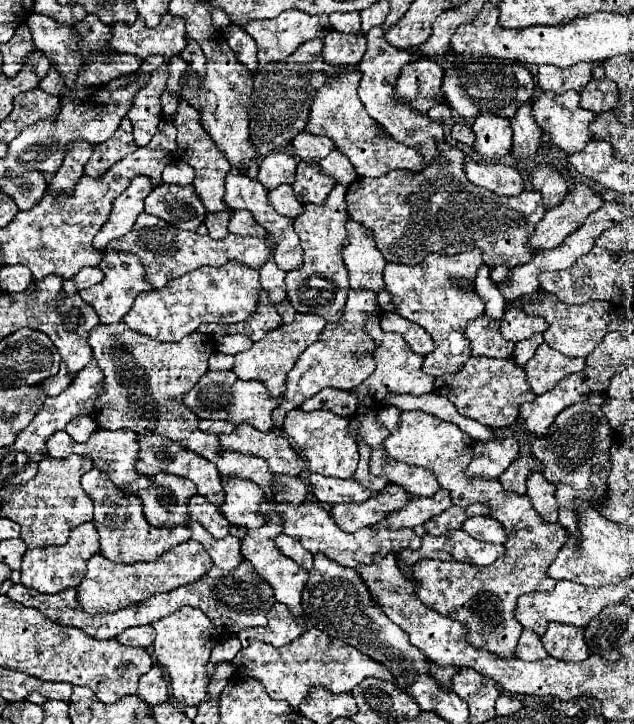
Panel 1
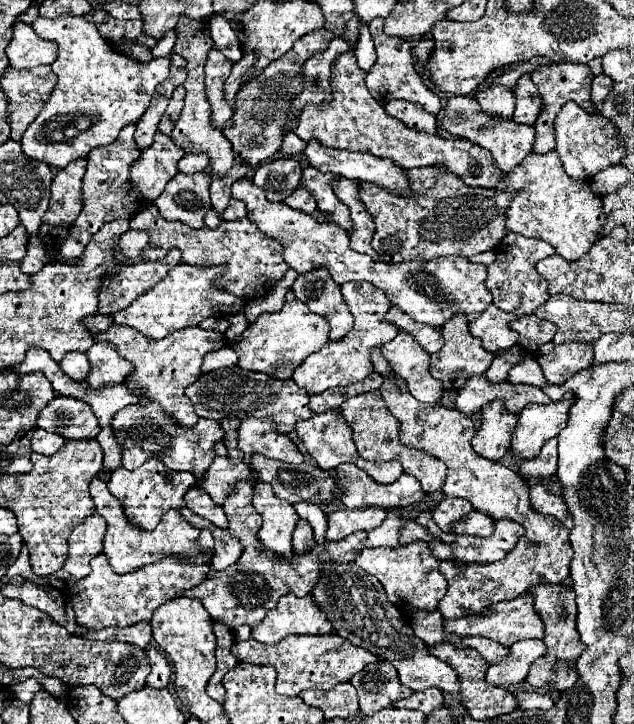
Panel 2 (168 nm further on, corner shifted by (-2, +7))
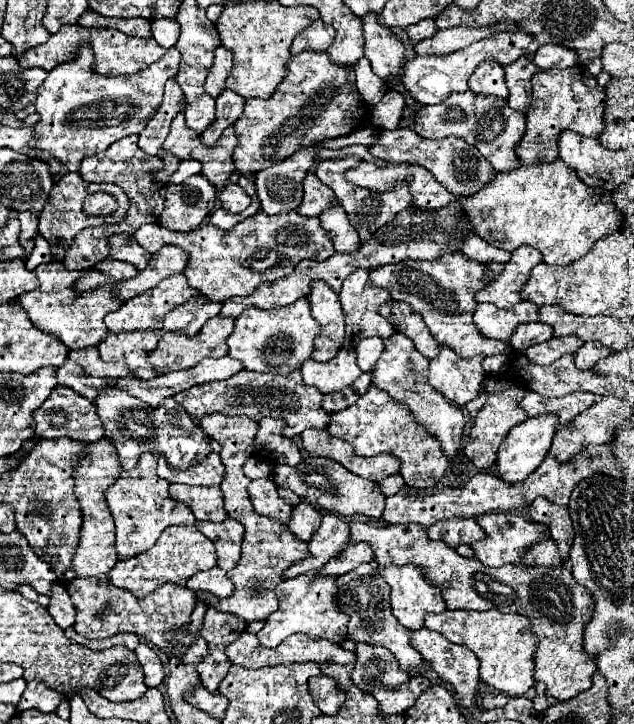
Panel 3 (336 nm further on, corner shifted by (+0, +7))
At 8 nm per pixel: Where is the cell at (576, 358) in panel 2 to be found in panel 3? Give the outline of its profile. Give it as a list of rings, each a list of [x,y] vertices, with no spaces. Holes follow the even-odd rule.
[[[584,342],[584,344],[576,350],[574,360],[576,360],[576,366],[578,366],[580,370],[588,370],[588,368],[592,368],[598,360],[606,358],[608,354],[612,354],[612,350],[606,348],[606,346],[602,346],[600,342]]]

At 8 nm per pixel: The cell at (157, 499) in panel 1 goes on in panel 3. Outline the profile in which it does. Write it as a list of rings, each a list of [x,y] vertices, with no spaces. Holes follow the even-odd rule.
[[[144,452],[140,456],[138,466],[130,472],[122,472],[118,476],[118,482],[114,482],[106,490],[106,502],[108,502],[110,514],[114,518],[114,524],[116,524],[118,558],[130,558],[140,552],[146,552],[150,546],[156,544],[162,530],[170,524],[192,526],[196,522],[194,514],[190,512],[190,508],[186,504],[170,498],[170,492],[168,492],[170,482],[162,480],[156,474],[156,462],[158,462],[156,452]]]

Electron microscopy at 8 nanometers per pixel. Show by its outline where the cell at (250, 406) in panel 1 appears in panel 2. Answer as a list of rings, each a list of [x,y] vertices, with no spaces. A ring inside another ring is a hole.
[[[238,366],[222,368],[210,374],[202,374],[196,384],[186,388],[186,396],[190,398],[194,412],[200,418],[274,418],[280,434],[288,434],[296,428],[296,420],[312,418],[310,396],[304,388],[296,386],[294,380],[276,380],[262,372],[248,372]]]

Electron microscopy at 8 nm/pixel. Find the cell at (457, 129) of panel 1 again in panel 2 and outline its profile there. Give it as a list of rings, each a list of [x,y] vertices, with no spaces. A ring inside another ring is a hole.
[[[452,96],[446,100],[442,108],[442,128],[450,132],[456,138],[466,138],[470,142],[476,142],[478,146],[492,152],[496,166],[502,172],[512,170],[518,166],[534,146],[534,128],[526,124],[516,124],[514,120],[500,120],[500,116],[488,116],[480,110],[480,104],[472,96]]]

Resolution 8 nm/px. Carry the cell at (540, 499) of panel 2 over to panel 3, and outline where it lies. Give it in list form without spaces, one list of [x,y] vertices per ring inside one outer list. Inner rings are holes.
[[[538,498],[532,504],[528,504],[528,514],[530,514],[532,522],[540,522],[540,524],[548,526],[550,536],[558,544],[558,552],[560,552],[562,560],[568,560],[568,552],[570,552],[572,538],[574,538],[568,508],[552,504],[550,500]]]

